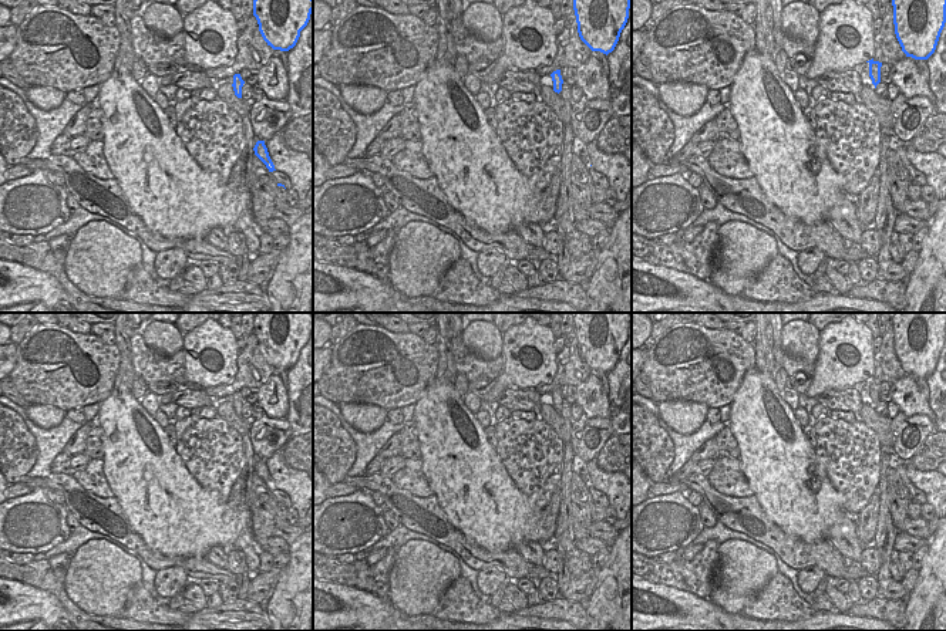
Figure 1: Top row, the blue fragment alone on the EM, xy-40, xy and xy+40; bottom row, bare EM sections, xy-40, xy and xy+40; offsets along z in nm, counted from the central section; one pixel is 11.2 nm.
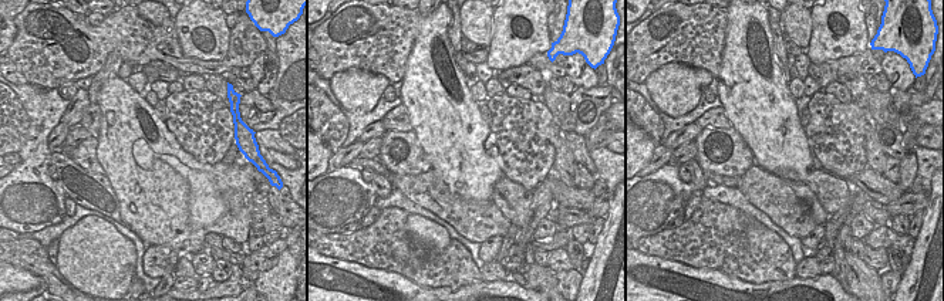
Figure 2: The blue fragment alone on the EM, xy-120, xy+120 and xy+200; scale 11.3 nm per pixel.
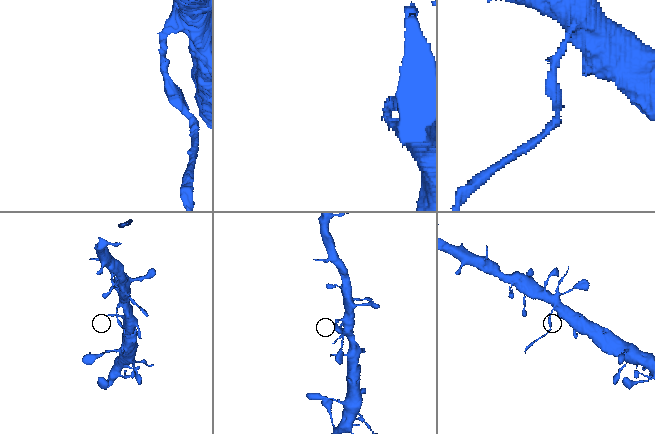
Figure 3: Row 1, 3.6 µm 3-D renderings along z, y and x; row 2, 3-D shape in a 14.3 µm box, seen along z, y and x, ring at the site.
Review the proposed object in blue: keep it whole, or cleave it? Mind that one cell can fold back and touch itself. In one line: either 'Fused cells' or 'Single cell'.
Fused cells.

